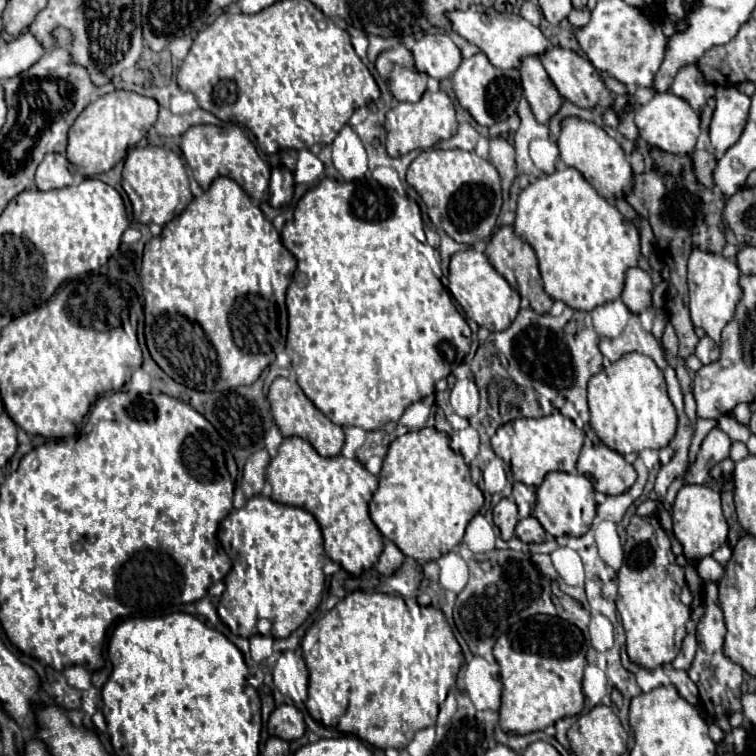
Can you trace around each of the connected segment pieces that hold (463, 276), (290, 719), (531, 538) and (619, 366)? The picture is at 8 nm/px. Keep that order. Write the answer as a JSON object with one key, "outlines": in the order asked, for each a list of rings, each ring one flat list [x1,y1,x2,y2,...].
{"outlines":[[[473,248,457,252,451,256,449,264,449,292,457,300,457,304,465,310,465,314,475,320,479,326,487,328,489,332,501,332,509,328,519,312,519,292,513,290,507,280,495,272,483,252]],[[279,706,269,718,269,734,281,740,297,740,305,734,303,714,295,706]],[[529,516,529,518,523,518,517,522,517,538,521,542,545,542,547,540,547,532,541,528,539,520,535,516]],[[631,352,621,360,609,364,589,380,587,388,591,428,605,446,619,454,641,452,645,448,665,448,677,432,677,412,667,396,667,384,663,372,639,352]]]}

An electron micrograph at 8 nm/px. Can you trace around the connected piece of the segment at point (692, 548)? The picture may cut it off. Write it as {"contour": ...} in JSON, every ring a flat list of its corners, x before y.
{"contour":[[689,484,683,486,673,504,673,532,683,546,683,556,687,560,701,560,711,556,719,546,727,542,727,522,721,512,721,496,715,488]]}

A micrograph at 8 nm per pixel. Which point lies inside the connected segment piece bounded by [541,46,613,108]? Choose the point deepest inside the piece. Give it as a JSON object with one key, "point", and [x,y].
{"point":[576,79]}

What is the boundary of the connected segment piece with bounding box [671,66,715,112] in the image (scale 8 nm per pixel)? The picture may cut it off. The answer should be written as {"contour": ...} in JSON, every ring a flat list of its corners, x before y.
{"contour":[[693,66,693,68,681,68,681,72,677,72,671,92,677,96,683,96,685,100,689,100,695,112,701,112,705,102,715,94,715,86,713,82,707,82,703,78,697,66]]}

